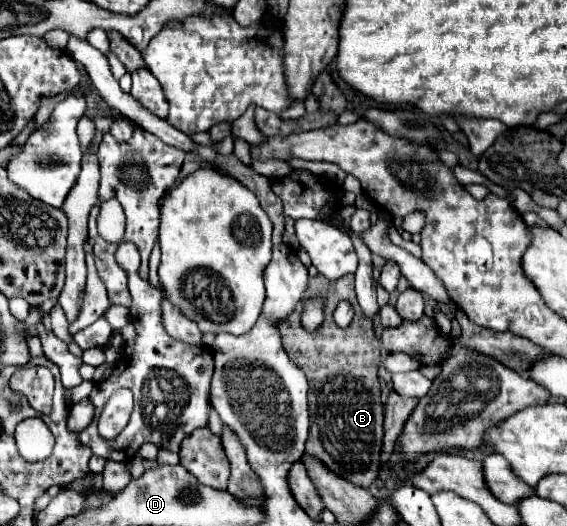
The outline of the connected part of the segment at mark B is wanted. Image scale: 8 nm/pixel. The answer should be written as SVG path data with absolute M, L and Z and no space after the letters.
M347 275L335 281L329 287L327 299L329 299L327 303L329 313L335 311L339 301L349 301L357 317L353 317L353 321L345 329L337 327L333 317L325 317L325 323L317 331L307 333L299 323L301 311L293 311L287 319L279 321L279 335L281 335L281 343L287 355L295 363L299 363L299 367L305 371L309 379L311 429L309 429L309 441L307 441L305 453L319 459L335 475L367 489L379 475L379 453L381 453L381 443L383 443L383 405L381 405L381 391L379 391L379 377L377 377L377 369L381 361L381 341L377 341L373 333L373 323L363 321L363 317L359 317L361 313L359 313L359 305L355 305L353 275Z

